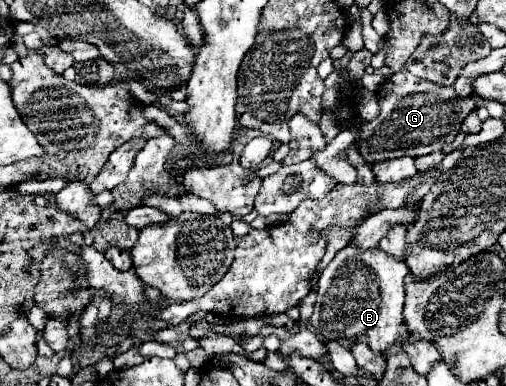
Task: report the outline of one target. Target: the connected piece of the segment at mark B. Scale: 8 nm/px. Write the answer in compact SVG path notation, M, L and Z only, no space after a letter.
M347 244L319 276L319 290L311 324L329 340L351 348L355 342L365 342L373 352L385 352L393 342L409 338L403 322L405 288L403 278L409 274L405 262L391 258L381 248L359 250L357 244Z

